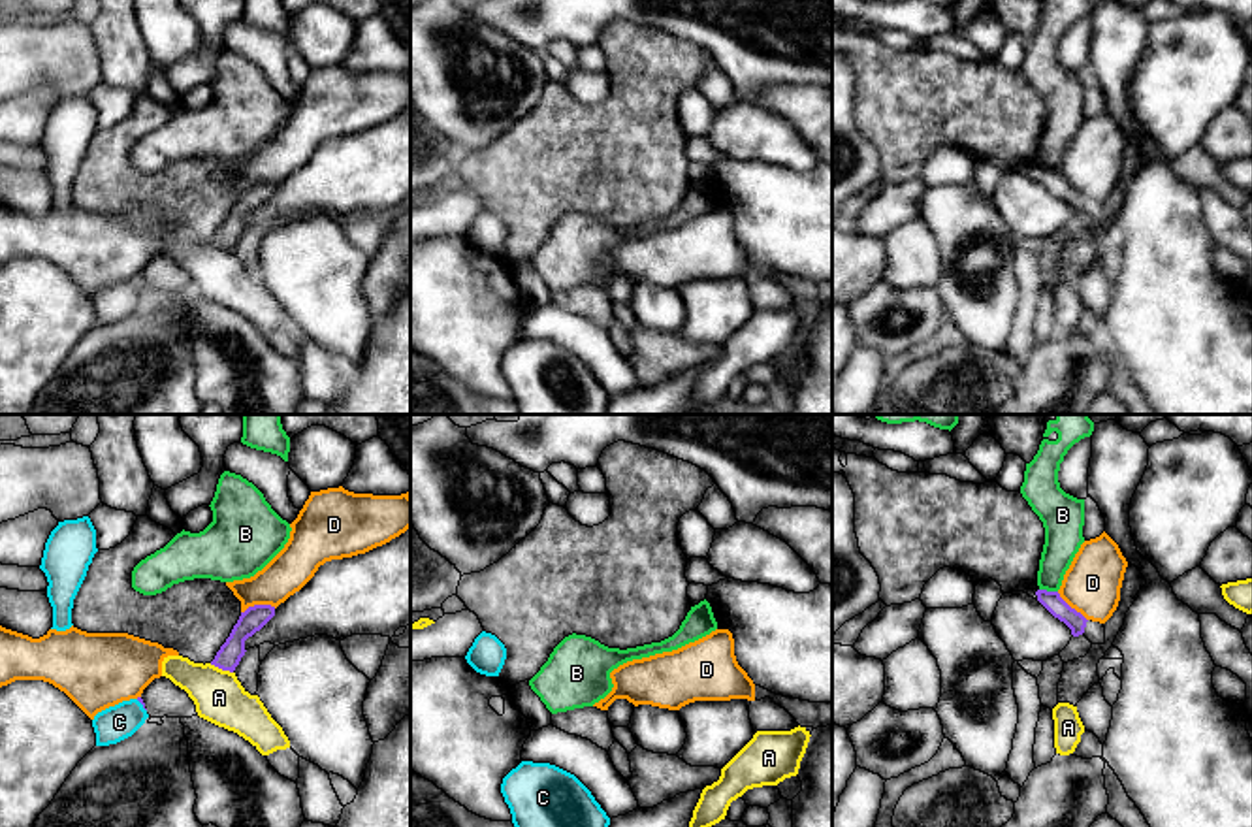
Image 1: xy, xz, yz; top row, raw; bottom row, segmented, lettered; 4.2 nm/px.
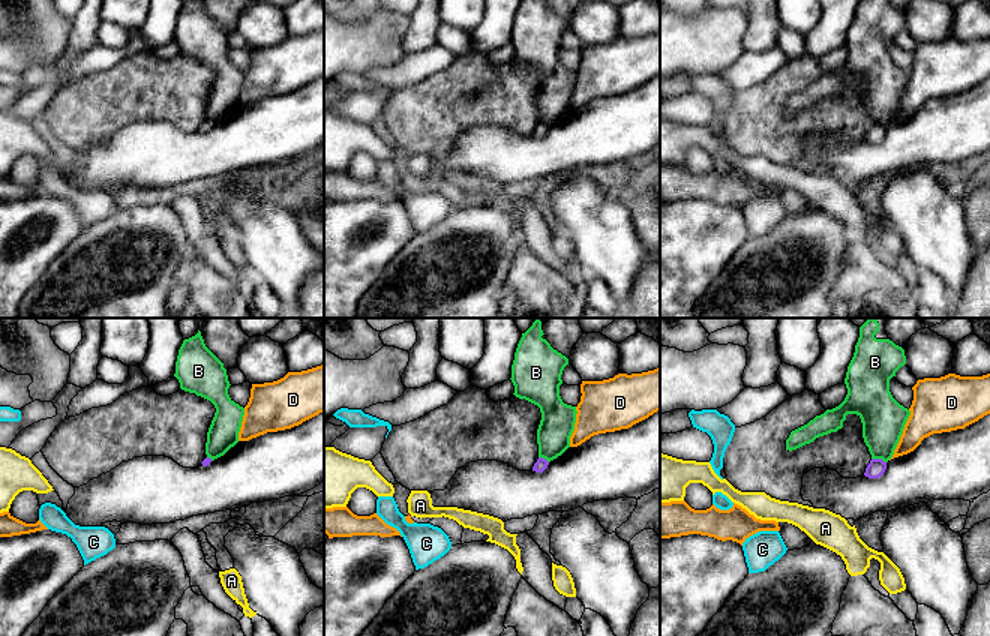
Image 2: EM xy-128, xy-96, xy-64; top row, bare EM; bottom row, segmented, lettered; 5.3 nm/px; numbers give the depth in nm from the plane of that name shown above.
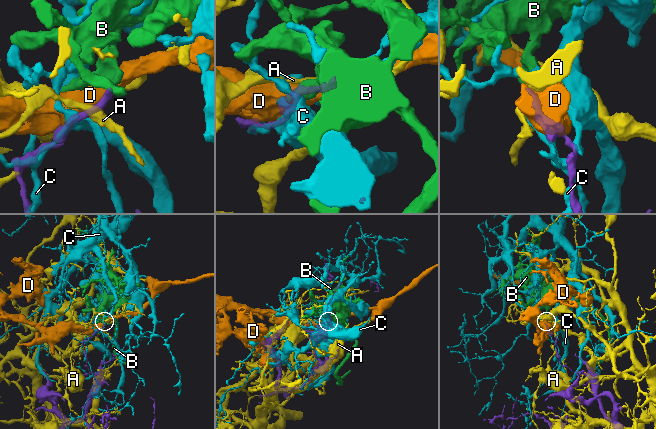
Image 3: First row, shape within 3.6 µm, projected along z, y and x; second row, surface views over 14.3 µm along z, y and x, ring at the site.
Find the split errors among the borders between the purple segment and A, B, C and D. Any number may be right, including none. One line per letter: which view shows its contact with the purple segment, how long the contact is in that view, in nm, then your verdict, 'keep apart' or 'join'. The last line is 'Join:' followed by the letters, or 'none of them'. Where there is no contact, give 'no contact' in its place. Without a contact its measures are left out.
A: xy | 110 nm | keep apart
B: yz | 80 nm | keep apart
C: xy | 70 nm | keep apart
D: xy | 150 nm | keep apart
Join: none of them

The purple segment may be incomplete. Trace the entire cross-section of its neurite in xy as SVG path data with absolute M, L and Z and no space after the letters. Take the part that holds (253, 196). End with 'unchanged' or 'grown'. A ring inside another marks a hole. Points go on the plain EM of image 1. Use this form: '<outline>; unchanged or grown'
M254 183L241 190L237 202L233 203L230 215L217 230L211 243L233 251L245 234L245 219L260 209L275 194L275 185Z; unchanged

